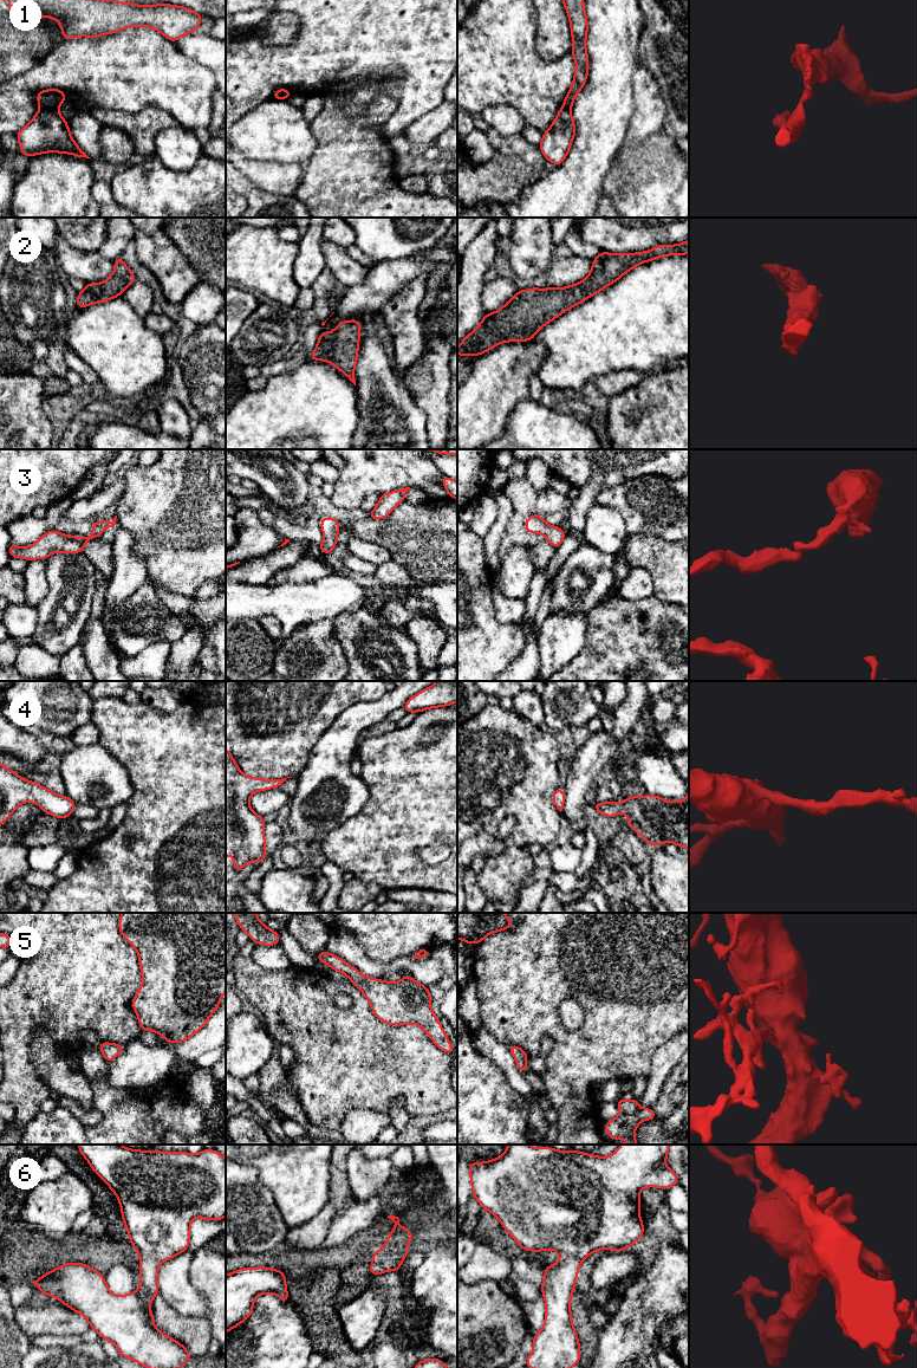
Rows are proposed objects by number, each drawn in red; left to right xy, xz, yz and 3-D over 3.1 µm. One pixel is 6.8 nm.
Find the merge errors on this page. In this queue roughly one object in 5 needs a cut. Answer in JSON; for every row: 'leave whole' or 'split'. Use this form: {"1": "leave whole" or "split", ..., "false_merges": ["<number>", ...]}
{"1": "split", "2": "leave whole", "3": "leave whole", "4": "leave whole", "5": "leave whole", "6": "leave whole", "false_merges": ["1"]}

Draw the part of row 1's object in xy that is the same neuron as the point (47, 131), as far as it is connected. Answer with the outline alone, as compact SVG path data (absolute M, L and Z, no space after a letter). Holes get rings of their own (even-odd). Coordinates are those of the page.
M40 108L32 121L17 134L20 153L28 157L45 153L89 157L72 138L69 124L54 109Z

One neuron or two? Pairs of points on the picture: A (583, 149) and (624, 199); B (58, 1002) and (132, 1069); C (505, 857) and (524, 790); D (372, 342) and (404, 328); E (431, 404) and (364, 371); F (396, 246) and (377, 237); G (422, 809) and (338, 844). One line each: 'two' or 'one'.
A: two
B: two
C: two
D: two
E: two
F: one
G: one

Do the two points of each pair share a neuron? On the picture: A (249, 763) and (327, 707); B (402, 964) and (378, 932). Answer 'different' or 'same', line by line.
A: same
B: different

